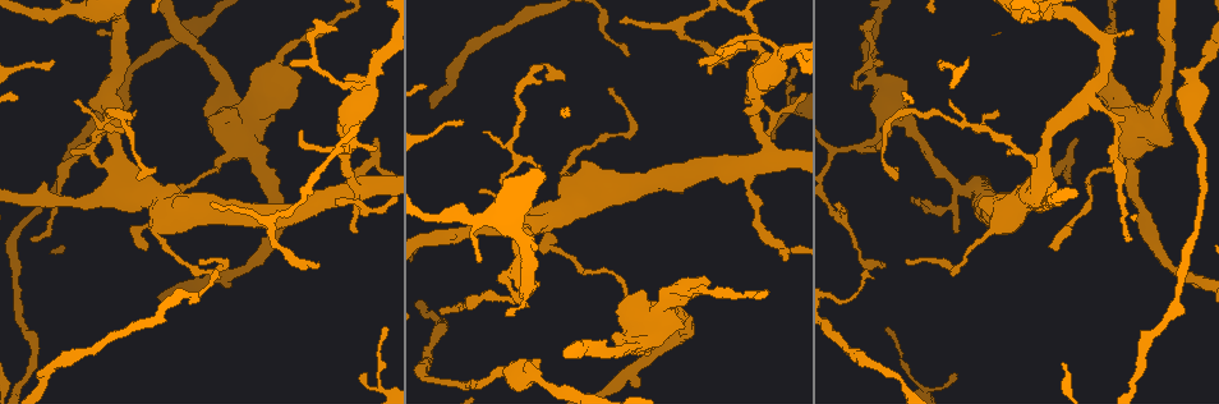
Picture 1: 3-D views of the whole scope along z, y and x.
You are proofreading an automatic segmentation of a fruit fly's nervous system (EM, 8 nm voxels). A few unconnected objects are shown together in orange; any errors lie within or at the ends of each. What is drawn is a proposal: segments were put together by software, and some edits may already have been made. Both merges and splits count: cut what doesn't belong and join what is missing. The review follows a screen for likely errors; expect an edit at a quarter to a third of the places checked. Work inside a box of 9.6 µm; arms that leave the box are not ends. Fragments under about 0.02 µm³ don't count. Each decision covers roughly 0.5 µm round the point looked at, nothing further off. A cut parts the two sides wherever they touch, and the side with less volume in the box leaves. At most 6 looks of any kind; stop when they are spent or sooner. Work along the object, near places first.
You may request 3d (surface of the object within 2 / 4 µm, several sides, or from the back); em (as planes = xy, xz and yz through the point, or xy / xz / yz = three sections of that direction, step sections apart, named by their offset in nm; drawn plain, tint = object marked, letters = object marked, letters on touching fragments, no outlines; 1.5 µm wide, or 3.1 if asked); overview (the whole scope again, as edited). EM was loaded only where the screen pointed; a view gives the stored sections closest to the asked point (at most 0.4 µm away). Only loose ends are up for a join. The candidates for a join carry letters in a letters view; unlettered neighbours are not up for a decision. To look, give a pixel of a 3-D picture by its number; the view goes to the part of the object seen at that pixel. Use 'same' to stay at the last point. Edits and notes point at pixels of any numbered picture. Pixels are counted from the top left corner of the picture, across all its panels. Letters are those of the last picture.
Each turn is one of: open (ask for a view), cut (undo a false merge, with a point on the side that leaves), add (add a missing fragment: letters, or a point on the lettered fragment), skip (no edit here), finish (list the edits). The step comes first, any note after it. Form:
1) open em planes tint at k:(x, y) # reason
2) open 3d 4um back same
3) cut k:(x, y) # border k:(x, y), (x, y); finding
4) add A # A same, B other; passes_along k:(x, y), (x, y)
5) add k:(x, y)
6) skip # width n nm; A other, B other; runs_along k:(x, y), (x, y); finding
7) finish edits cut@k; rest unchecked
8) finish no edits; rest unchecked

open em planes letters at 1:(77, 99)

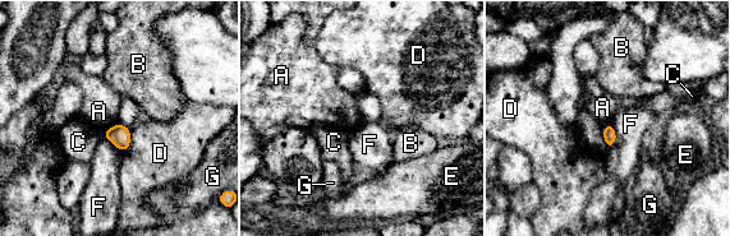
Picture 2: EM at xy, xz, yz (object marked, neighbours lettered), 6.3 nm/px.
skip # A other, B other, C other, D other, E other, F other, G other; no lettered fragment goes on from it

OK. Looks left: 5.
open em yz step 8 letters at 1:(302, 131) # an open end

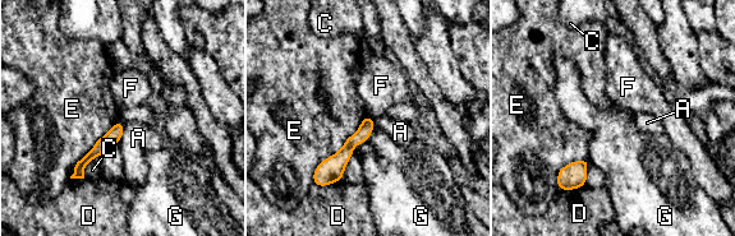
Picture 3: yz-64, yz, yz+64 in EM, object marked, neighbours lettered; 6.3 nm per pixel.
skip # width 90 nm; A other, C other, D other, E other, F other, G other; border 3:(373, 129), (352, 153); no lettered fragment goes on from it

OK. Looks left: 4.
open em planes tint at 1:(920, 202) # free end

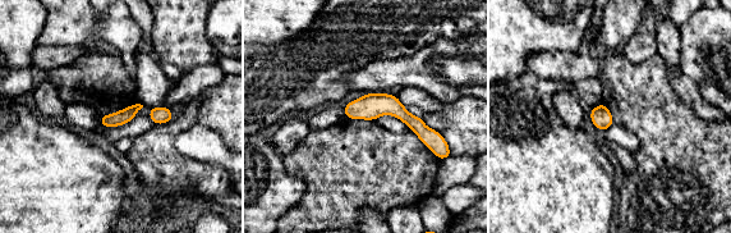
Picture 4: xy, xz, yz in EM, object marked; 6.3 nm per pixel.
open em planes letters same

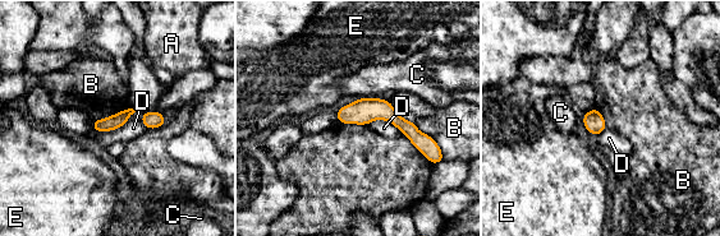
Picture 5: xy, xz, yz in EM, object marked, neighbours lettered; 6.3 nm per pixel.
skip # A other, B other, C other, D other, E other; border 5:(129, 107), (96, 119), (92, 123); no lettered fragment goes on from it

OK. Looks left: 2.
finish no edits; rest unchecked

